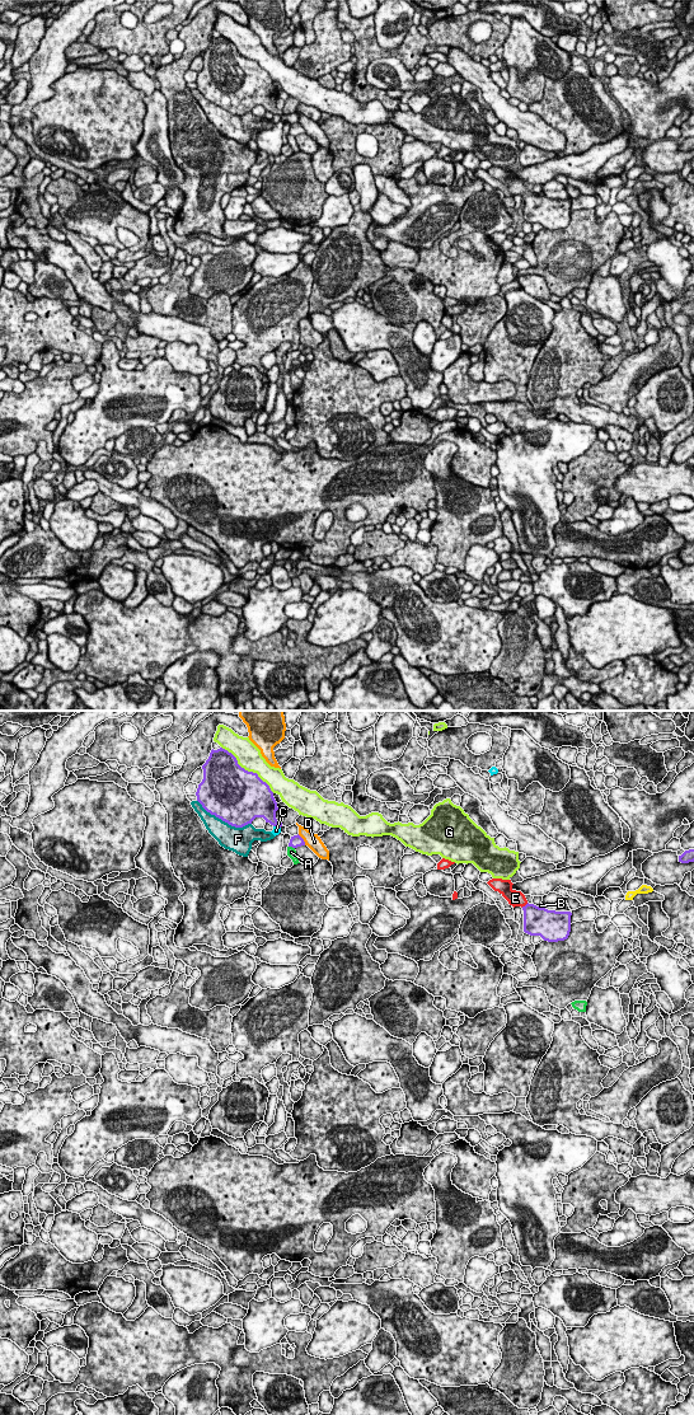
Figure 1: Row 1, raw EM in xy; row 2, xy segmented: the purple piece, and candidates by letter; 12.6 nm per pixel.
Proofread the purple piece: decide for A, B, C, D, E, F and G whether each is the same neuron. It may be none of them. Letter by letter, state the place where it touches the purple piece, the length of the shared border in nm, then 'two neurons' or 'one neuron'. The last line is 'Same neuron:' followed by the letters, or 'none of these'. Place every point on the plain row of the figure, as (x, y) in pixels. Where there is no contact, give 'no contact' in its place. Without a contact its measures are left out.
A: xy (291, 134) | 90 nm | two neurons
B: xy (540, 196) | 80 nm | two neurons
C: xy (277, 113) | 100 nm | two neurons
D: xy (303, 127) | 180 nm | two neurons
E: xy (525, 193) | 110 nm | one neuron
F: xy (224, 108) | 750 nm | two neurons
G: xy (247, 59) | 900 nm | two neurons
Same neuron: E

